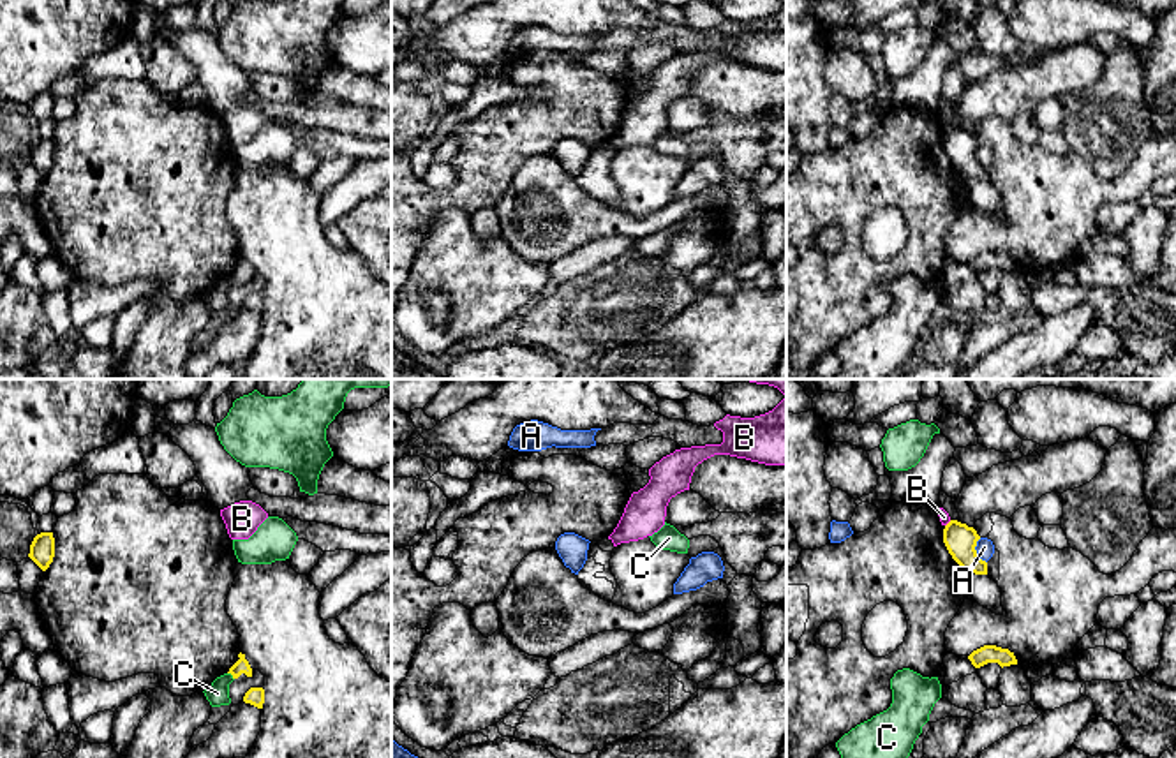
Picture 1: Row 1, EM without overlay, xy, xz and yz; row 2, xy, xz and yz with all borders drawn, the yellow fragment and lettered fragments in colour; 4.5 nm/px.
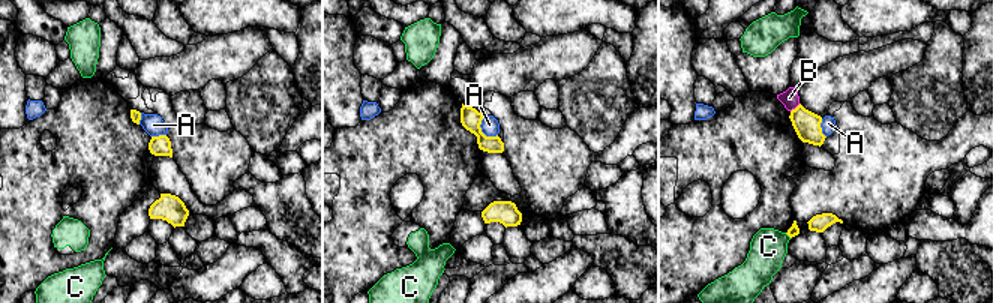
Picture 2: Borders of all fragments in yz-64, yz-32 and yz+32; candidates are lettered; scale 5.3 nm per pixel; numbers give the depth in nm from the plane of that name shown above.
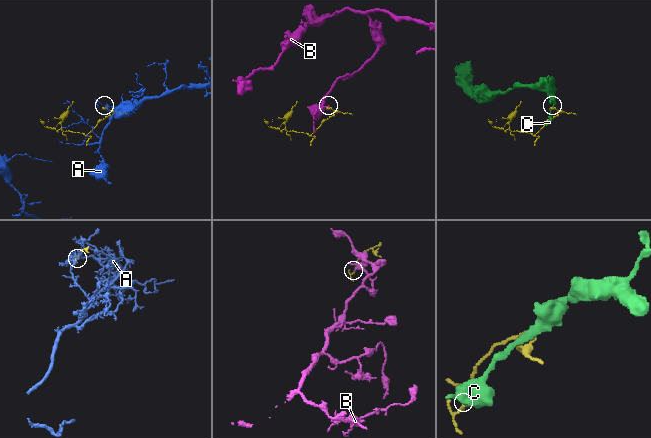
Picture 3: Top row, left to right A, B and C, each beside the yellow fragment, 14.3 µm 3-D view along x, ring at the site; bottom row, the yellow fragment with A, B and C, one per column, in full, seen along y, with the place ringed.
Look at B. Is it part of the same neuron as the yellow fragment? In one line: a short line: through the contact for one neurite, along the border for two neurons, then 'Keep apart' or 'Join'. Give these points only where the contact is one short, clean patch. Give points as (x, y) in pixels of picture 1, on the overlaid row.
Line: yz (951, 520), (945, 526). Keep apart

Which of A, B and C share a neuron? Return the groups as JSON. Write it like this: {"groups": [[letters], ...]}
{"groups": [["A"], ["B"], ["C"]]}

